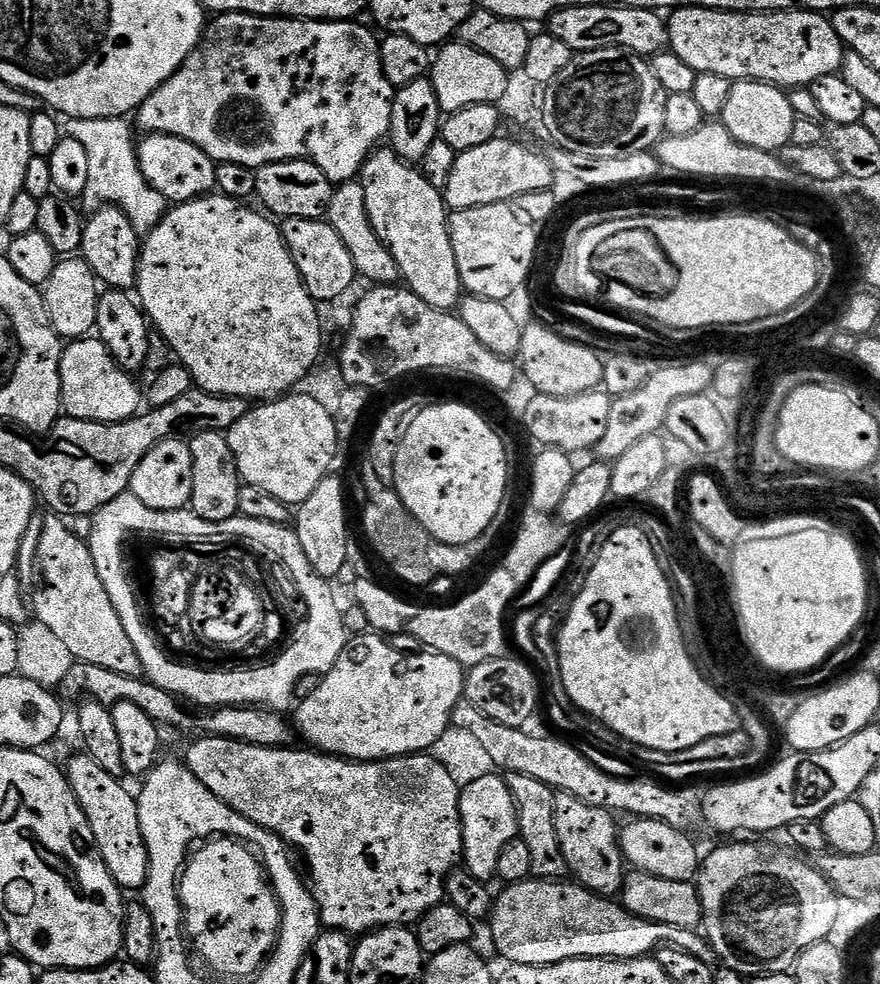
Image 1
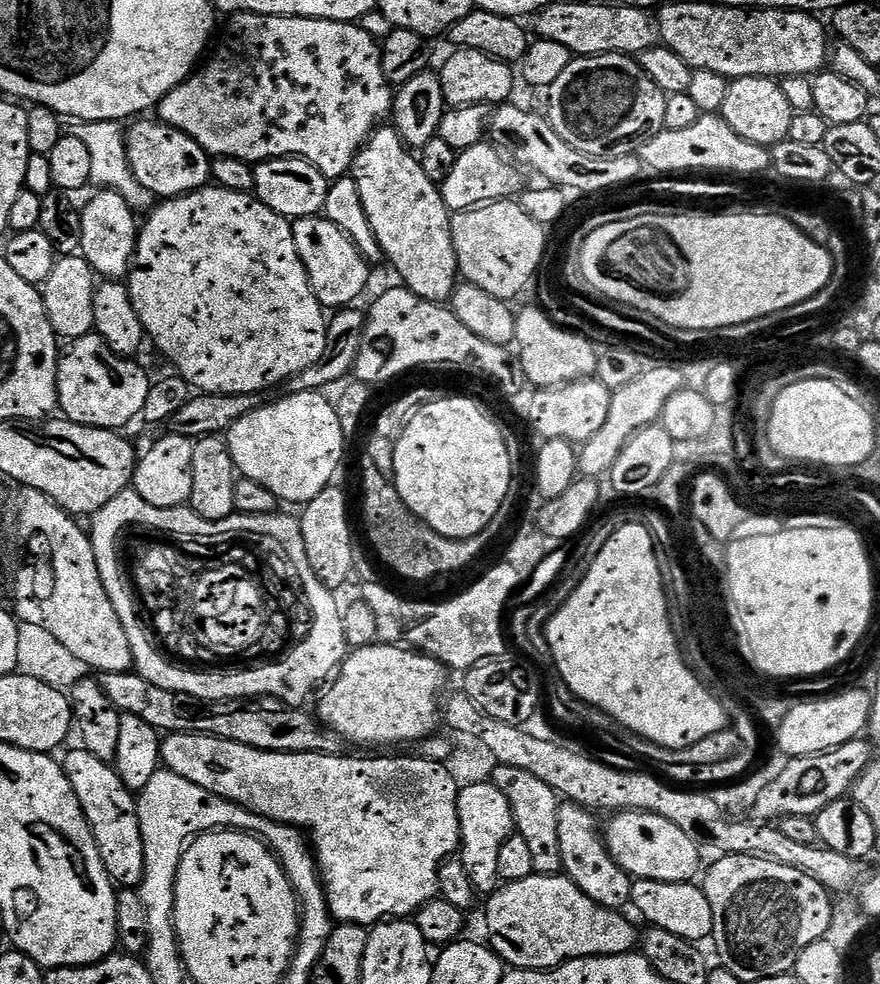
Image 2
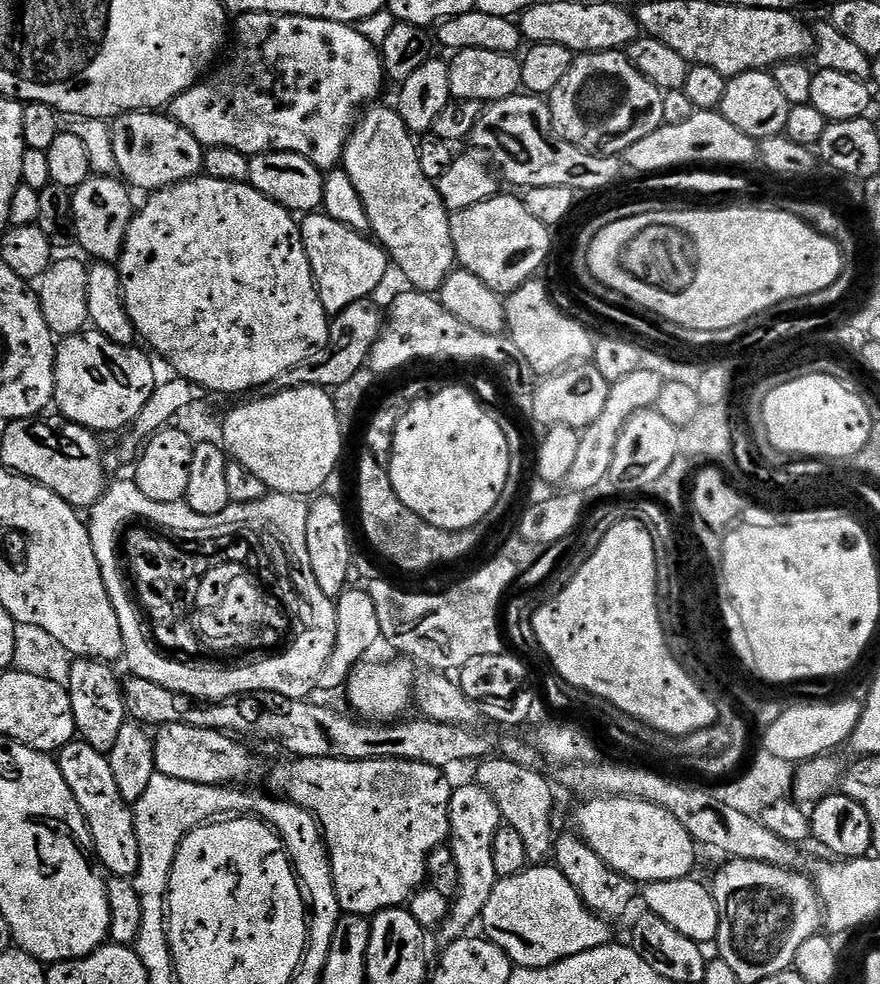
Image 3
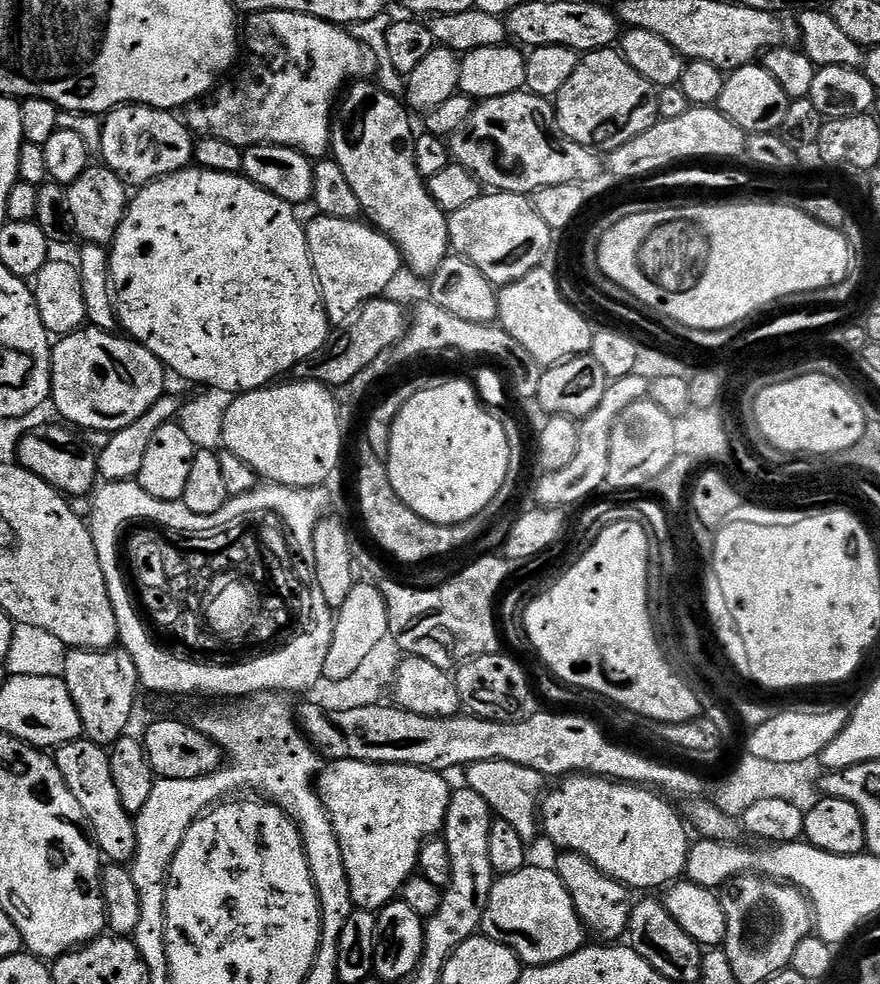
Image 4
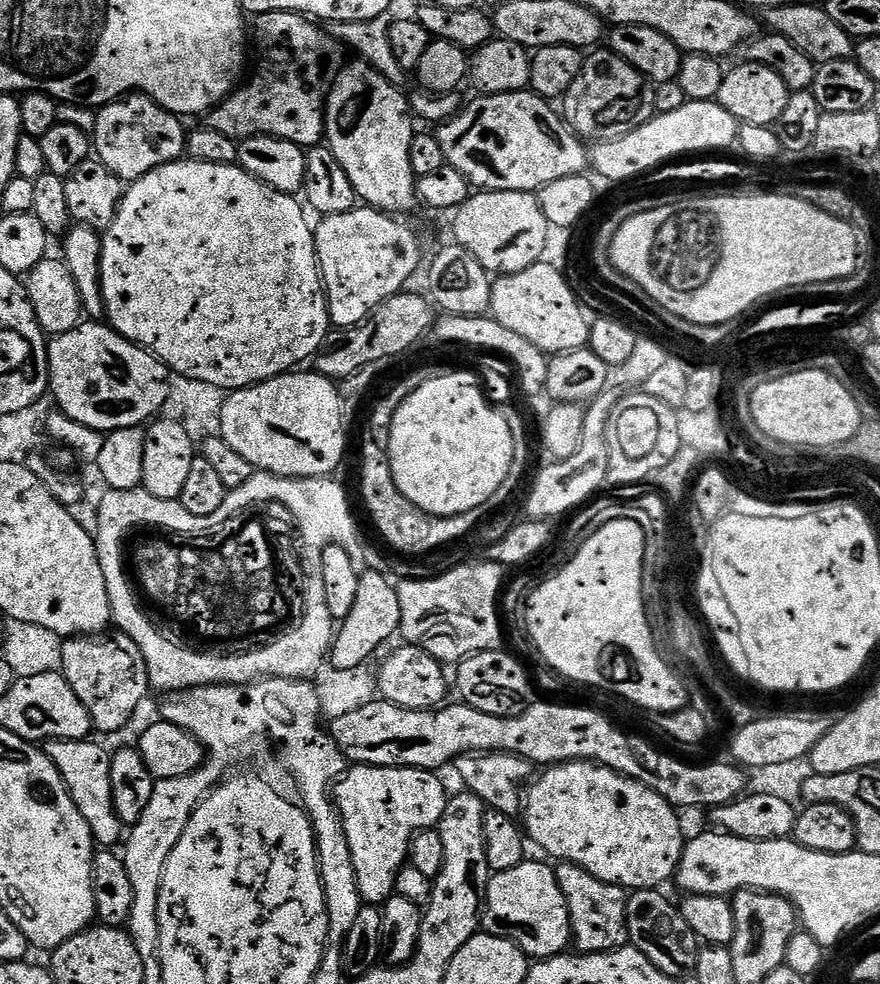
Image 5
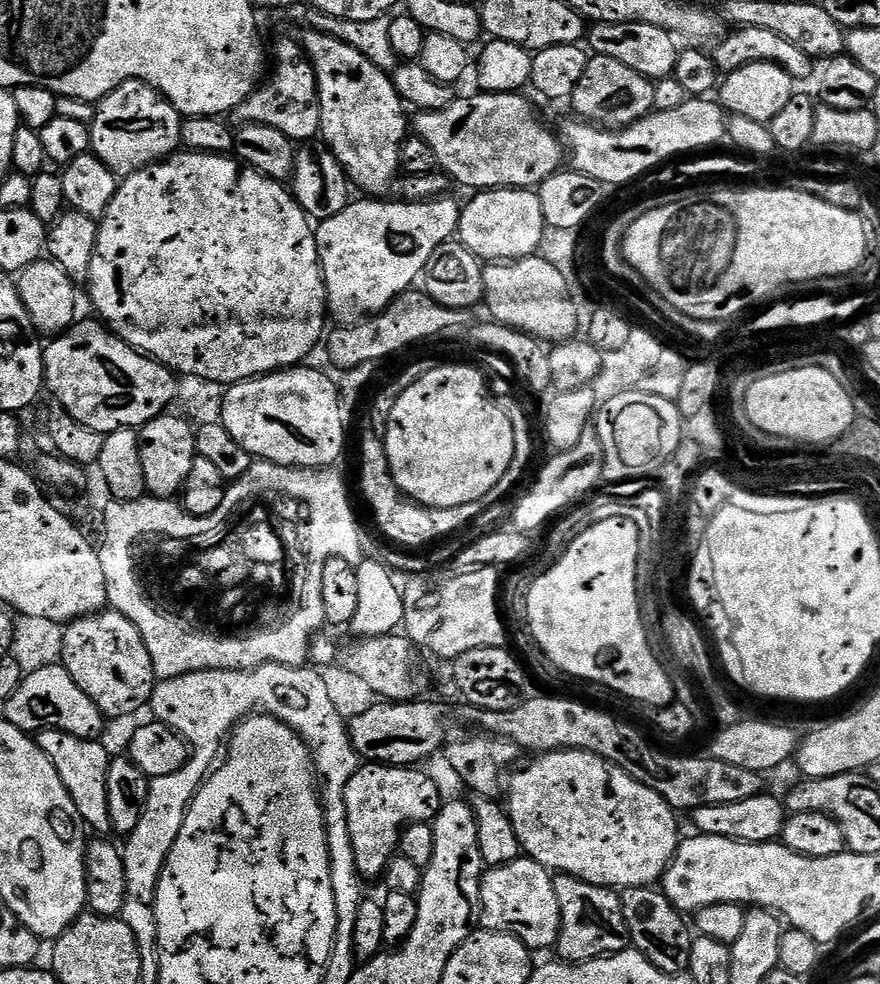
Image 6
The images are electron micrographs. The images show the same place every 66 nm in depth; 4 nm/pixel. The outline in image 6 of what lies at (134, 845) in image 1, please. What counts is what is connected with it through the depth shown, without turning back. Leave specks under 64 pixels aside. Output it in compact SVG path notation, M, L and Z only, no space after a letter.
M46 730L39 733L35 737L35 741L42 750L42 754L46 754L46 758L50 758L54 770L58 770L58 778L62 778L62 786L66 786L81 821L91 831L92 828L96 831L93 833L111 833L109 799L106 798L106 774L108 773L110 753L100 745L101 741L78 738L74 734L62 730Z

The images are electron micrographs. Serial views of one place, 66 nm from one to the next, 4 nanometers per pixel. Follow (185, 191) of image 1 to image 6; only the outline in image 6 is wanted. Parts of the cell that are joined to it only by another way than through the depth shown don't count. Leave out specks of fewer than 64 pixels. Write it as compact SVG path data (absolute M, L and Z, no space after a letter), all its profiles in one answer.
M127 80L96 104L90 125L91 151L123 178L173 155L181 147L181 123L180 111L156 88L141 80Z

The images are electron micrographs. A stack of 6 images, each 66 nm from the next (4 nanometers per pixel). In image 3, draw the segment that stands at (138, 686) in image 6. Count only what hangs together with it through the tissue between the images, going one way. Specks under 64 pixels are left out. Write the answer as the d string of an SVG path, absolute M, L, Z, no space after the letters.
M80 658L73 663L66 683L79 739L94 746L94 750L105 754L114 750L118 733L130 716L124 704L124 686L121 677L116 677L116 672L112 668L115 667L111 663L102 660Z

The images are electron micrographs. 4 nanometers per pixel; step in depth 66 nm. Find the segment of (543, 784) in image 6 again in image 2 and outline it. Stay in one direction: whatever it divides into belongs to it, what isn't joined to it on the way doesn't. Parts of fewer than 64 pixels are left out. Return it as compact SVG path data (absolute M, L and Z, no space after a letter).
M618 812L611 817L612 820L603 829L604 843L608 846L608 853L616 860L616 865L627 872L629 876L637 880L657 880L658 882L688 882L693 879L696 871L699 873L701 845L694 843L688 835L674 822L666 822L666 818L660 818L658 814L649 812Z

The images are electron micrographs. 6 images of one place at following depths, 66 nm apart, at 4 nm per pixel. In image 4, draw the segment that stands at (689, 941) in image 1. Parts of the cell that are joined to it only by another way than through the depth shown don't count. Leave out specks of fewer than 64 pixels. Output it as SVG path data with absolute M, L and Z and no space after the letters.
M525 866L509 876L501 876L493 883L490 890L488 905L484 911L483 935L494 942L502 942L506 947L513 948L521 965L535 966L538 964L553 964L567 956L573 956L585 947L586 929L574 910L574 902L566 890L566 886L558 878L551 867L532 868Z

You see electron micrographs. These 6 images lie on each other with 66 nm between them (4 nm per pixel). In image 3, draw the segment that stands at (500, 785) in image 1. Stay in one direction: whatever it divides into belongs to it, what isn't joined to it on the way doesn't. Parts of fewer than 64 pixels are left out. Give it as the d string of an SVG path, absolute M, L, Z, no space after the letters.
M473 782L470 786L453 788L450 798L450 847L452 857L458 866L458 882L460 891L451 901L448 917L440 923L438 935L441 945L453 944L469 935L472 923L479 921L486 910L486 902L494 891L498 879L494 870L494 834L502 827L498 802L481 784Z

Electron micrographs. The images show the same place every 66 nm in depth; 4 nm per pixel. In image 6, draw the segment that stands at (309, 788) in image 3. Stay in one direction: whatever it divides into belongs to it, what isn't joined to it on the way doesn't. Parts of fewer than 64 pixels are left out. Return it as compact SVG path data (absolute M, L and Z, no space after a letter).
M365 763L346 782L344 793L350 842L354 842L354 862L364 878L383 877L388 861L397 855L401 832L409 824L435 820L442 803L438 786L430 782L427 771L416 766Z

